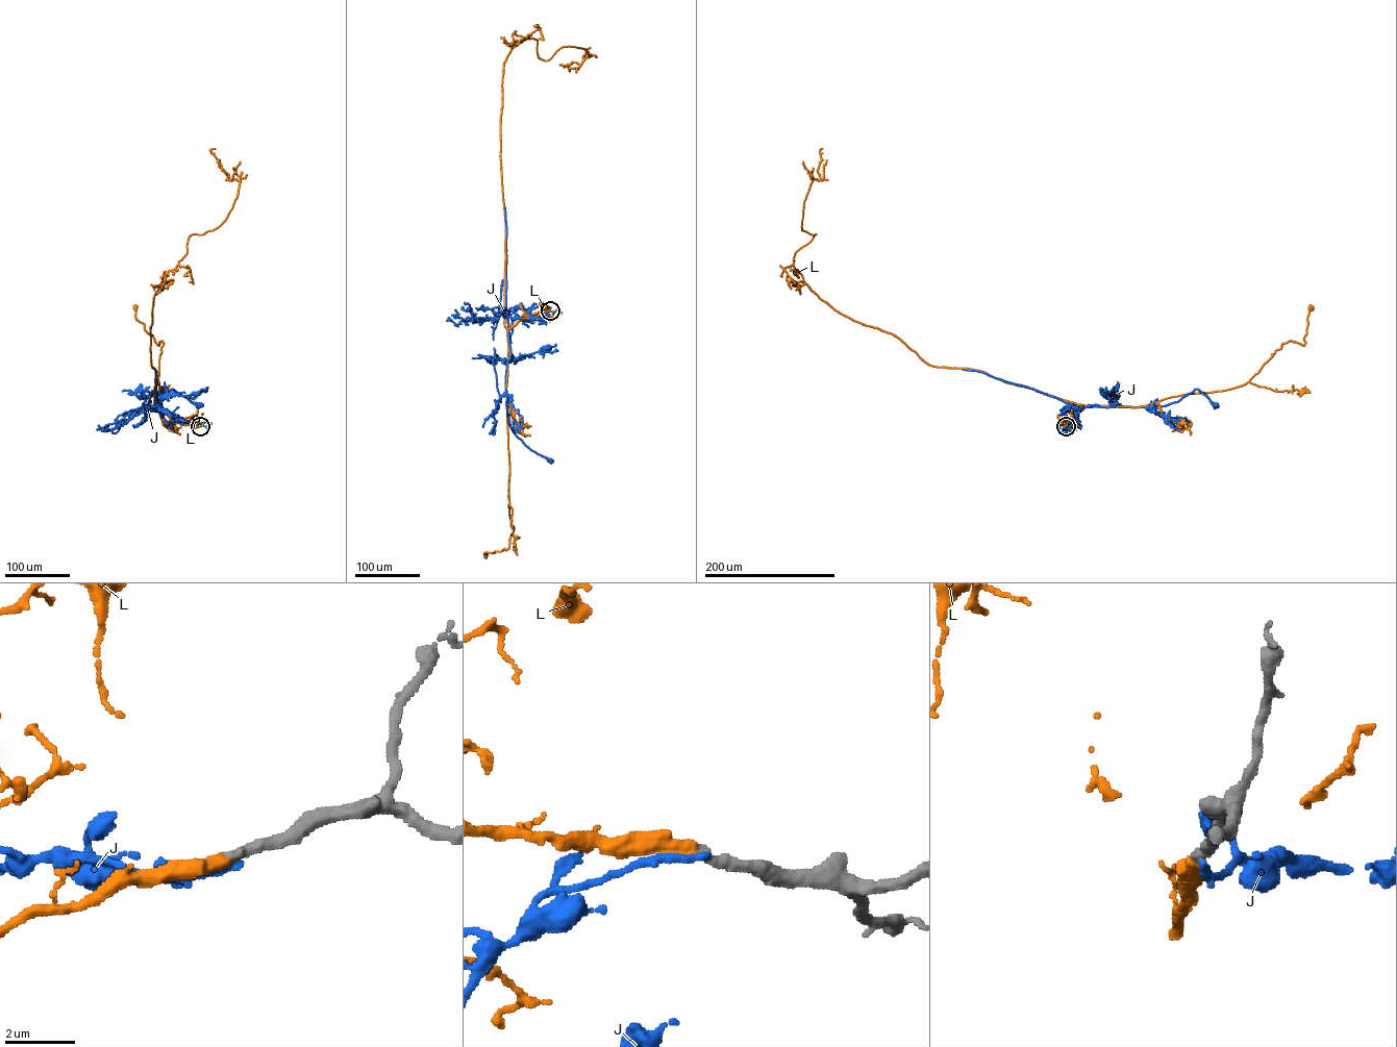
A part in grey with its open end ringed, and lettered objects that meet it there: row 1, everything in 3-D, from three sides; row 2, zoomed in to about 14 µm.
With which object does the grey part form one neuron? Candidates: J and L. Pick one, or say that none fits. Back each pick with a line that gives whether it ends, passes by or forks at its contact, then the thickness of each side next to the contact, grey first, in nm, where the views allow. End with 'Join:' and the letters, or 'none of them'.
L: It ends there. Thickness 360 nm (grey) against 440 nm
Join: L

